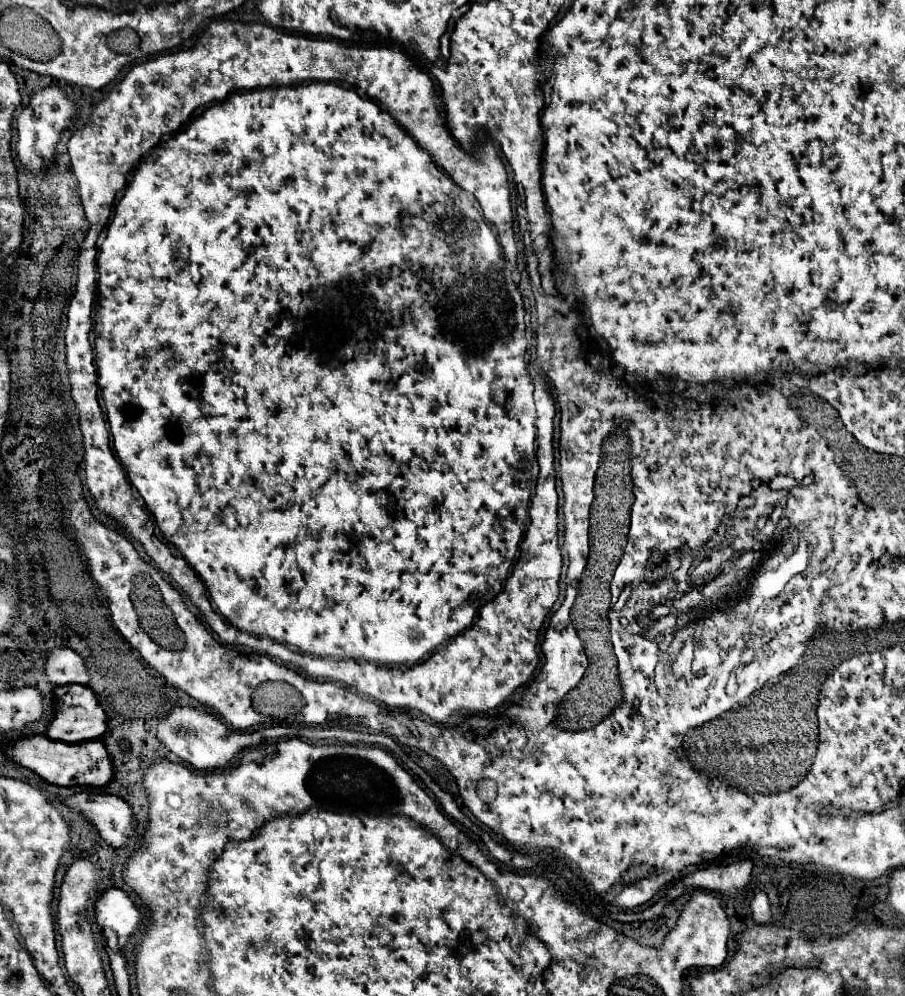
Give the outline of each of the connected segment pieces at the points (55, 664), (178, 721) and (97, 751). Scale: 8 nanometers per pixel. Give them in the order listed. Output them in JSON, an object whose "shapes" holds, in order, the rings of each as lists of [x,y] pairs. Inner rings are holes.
{"shapes":[[[[61,647],[49,653],[47,679],[55,685],[67,685],[67,683],[87,685],[91,681],[91,675],[81,655],[77,655],[73,649]]],[[[177,707],[157,725],[157,737],[171,753],[175,753],[185,763],[193,765],[199,771],[209,771],[209,769],[225,769],[231,763],[231,759],[249,745],[259,745],[261,741],[271,739],[271,737],[295,737],[291,735],[291,729],[293,727],[271,727],[271,729],[261,729],[255,733],[233,731],[227,735],[225,723],[221,723],[217,717],[199,709]]],[[[35,735],[35,737],[17,741],[13,749],[9,749],[7,753],[11,759],[35,771],[37,775],[41,775],[45,781],[53,785],[105,787],[113,781],[113,761],[101,739],[91,739],[91,741],[81,741],[81,743],[63,743],[63,741],[51,741],[49,737],[43,737],[43,735]]]]}

